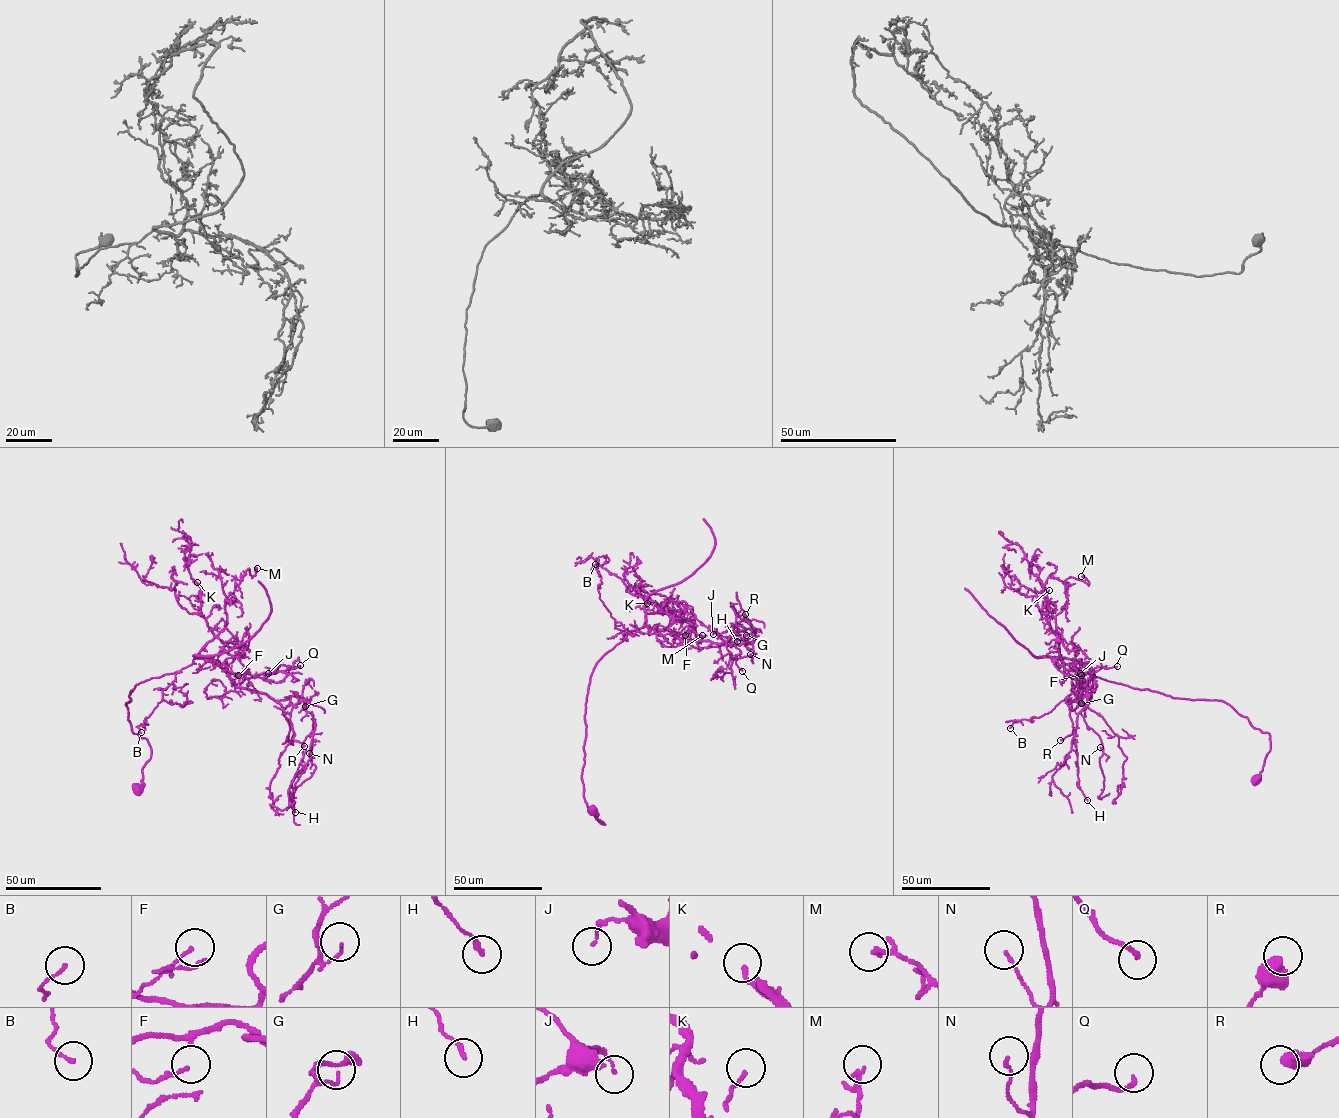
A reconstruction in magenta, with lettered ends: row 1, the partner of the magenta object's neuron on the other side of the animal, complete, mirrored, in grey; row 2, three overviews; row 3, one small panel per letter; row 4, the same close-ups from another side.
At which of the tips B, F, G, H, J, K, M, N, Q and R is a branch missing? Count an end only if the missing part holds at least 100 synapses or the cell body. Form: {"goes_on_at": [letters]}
{"goes_on_at": []}

